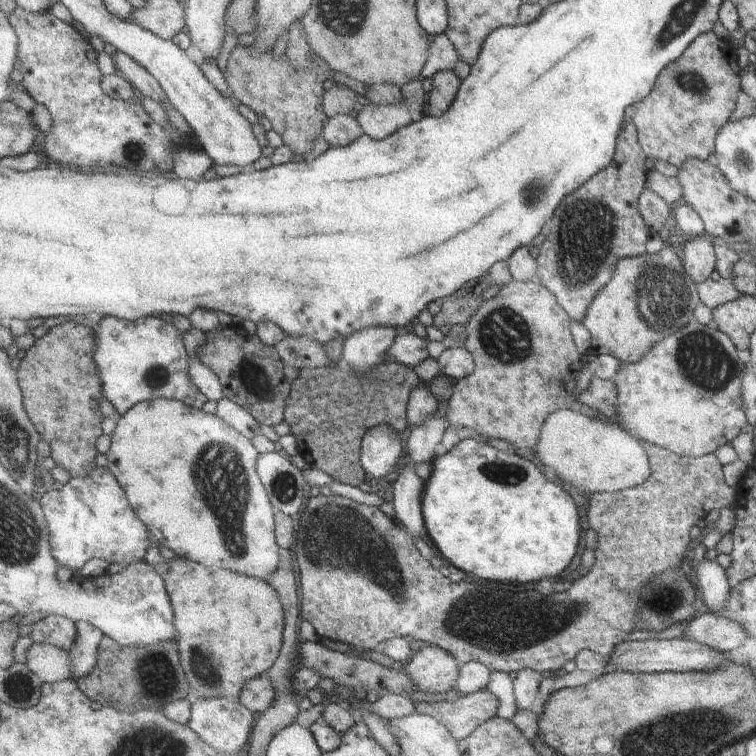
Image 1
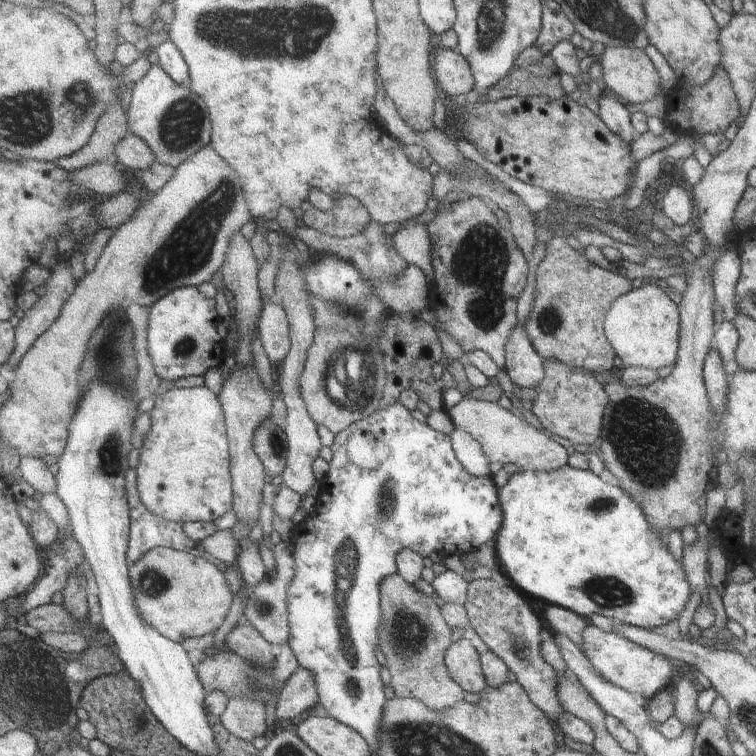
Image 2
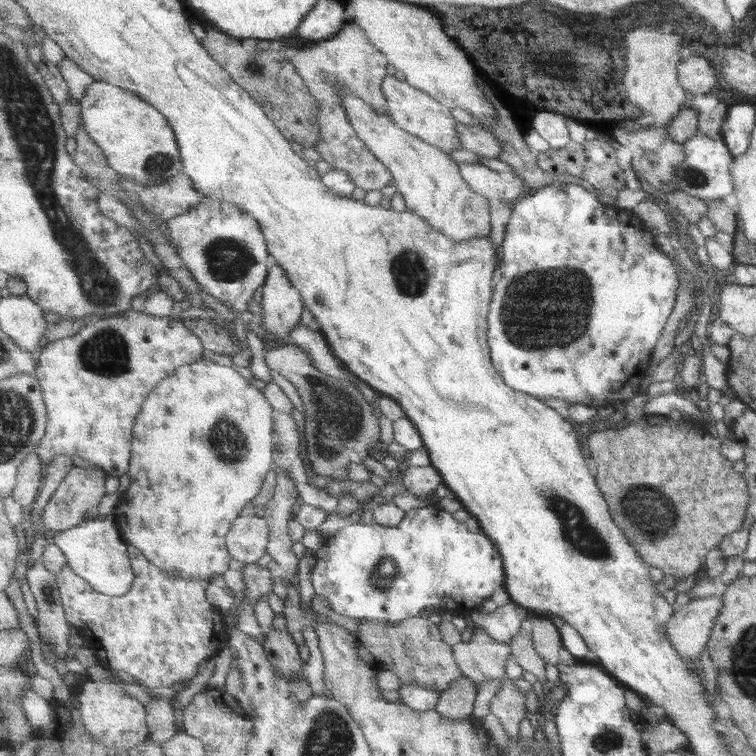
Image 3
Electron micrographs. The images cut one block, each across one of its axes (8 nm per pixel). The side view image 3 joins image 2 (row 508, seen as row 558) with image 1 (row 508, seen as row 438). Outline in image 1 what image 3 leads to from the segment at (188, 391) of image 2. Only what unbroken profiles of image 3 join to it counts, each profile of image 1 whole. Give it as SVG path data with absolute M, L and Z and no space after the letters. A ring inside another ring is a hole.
M155 399L154 401L143 401L136 404L127 414L122 415L118 420L115 434L112 436L112 445L110 451L106 454L106 458L108 460L107 468L120 481L132 509L147 525L148 531L156 538L159 546L166 546L176 552L177 556L185 557L199 564L205 564L209 568L231 568L231 571L239 572L242 575L267 578L269 574L277 572L277 568L280 567L281 555L279 554L279 548L281 546L277 544L277 538L275 538L276 508L273 506L268 489L265 488L264 481L257 470L260 455L259 449L248 436L241 434L220 416L189 406L180 400Z

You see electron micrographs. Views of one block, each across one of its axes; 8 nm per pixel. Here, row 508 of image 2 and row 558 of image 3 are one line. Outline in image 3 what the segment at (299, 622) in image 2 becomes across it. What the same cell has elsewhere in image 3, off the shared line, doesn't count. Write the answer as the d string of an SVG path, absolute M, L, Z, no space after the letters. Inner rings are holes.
M438 504L407 511L397 526L385 526L375 520L366 524L352 520L314 554L316 563L310 579L316 594L326 599L334 612L359 623L362 619L401 622L419 616L429 606L476 610L481 602L491 599L493 592L505 588L506 584L504 558L493 539L483 532L469 530L467 524L457 522Z

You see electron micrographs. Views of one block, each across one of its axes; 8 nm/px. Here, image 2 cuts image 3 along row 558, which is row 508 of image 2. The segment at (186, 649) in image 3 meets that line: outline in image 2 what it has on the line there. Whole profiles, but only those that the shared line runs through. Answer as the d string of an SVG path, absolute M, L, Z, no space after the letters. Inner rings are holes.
M135 469L128 470L126 482L132 520L130 528L130 543L126 554L129 566L136 563L138 560L141 560L141 557L151 549L157 547L171 547L181 549L188 553L193 553L196 557L203 557L209 562L216 564L223 572L229 567L225 562L218 560L215 556L205 552L200 542L190 539L190 536L184 531L182 523L161 518L160 516L154 515L150 512L150 510L145 506L145 503L141 500L138 489L138 474Z

